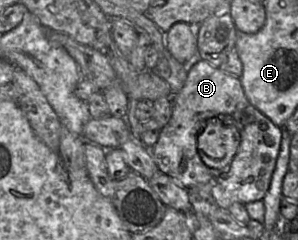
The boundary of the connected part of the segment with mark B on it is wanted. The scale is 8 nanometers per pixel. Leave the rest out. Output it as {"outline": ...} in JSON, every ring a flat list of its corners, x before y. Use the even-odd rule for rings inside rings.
{"outline":[[196,57,188,67,188,74,184,86,171,97,172,116,169,122,160,130,157,142,150,148,152,157,158,170,170,176,174,181,186,189,197,184,209,184,211,193,219,208,228,209,233,203,247,204,262,200,266,195,282,140,282,127,274,124,268,117,256,109,246,98,240,78,214,67,205,60],[219,115,229,115,236,121,240,132,240,143,232,161,222,169,207,167,197,151,197,137,206,126,206,120]]}

